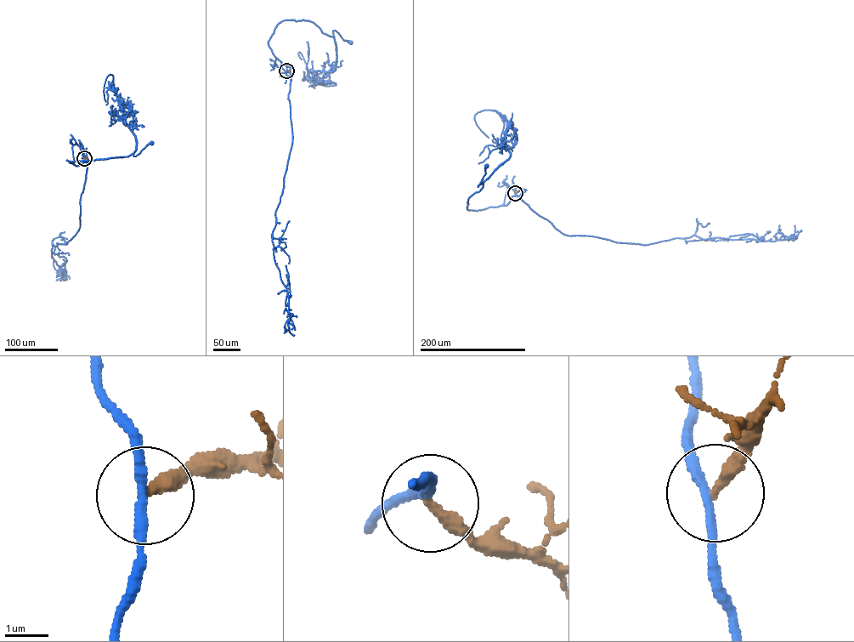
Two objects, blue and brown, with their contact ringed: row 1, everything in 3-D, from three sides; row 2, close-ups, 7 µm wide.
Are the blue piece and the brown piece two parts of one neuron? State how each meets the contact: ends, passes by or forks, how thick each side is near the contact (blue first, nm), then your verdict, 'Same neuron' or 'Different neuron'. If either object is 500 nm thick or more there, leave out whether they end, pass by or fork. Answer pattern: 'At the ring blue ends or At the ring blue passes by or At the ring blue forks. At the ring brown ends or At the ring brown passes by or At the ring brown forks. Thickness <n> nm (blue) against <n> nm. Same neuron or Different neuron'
At the ring blue passes by. At the ring brown ends. Thickness 200 nm (blue) against 280 nm. Different neuron

